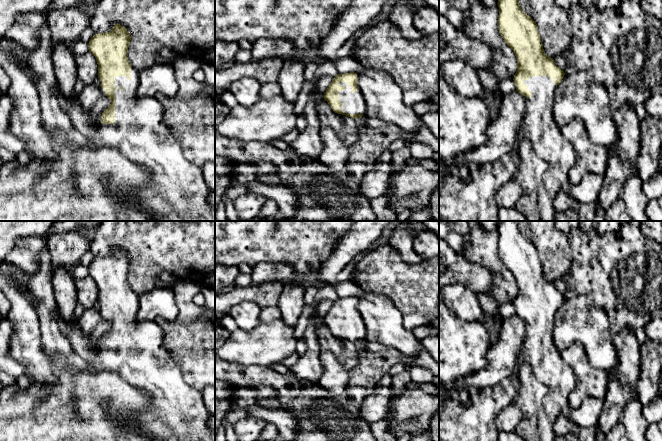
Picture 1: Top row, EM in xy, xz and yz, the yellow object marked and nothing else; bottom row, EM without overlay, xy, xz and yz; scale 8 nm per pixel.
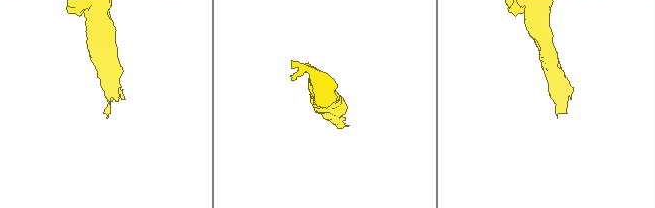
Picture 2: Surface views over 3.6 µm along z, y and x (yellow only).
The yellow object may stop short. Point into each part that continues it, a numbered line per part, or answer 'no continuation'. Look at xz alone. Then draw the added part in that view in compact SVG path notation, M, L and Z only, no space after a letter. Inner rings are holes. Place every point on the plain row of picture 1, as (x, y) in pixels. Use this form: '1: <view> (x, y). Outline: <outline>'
1: xz (354, 327). Outline: M340 306L340 310L345 310L345 314L339 315L339 325L343 327L340 333L344 338L363 338L366 339L366 327L361 315L358 313L354 318L351 311L346 306Z

